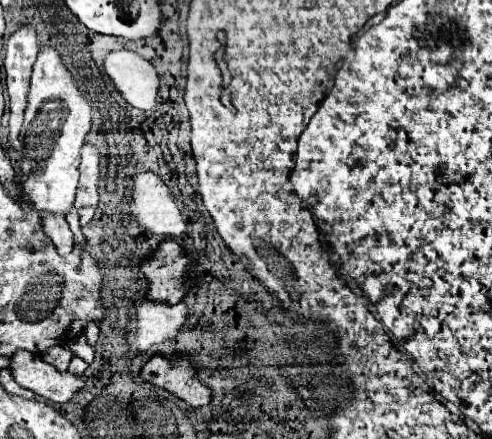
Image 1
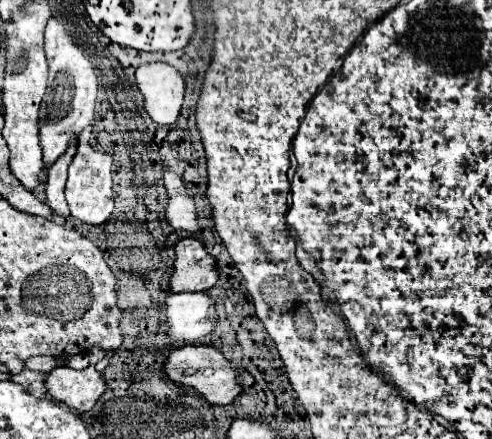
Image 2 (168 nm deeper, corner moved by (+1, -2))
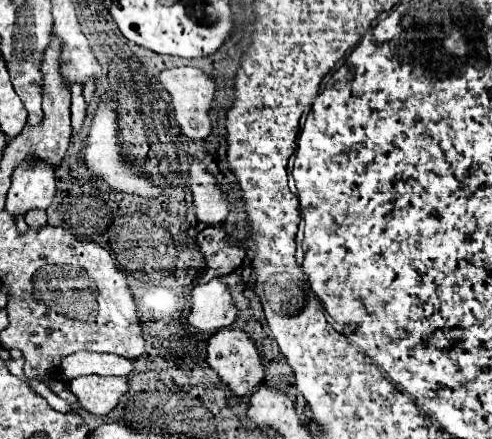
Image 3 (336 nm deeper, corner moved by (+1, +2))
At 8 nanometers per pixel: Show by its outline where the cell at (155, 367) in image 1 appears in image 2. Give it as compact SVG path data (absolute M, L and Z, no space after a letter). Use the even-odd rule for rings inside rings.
M187 345L183 349L173 349L165 363L165 371L173 383L181 383L197 389L211 405L229 405L235 401L235 397L243 393L235 367L231 365L229 359L223 357L219 349L211 345Z

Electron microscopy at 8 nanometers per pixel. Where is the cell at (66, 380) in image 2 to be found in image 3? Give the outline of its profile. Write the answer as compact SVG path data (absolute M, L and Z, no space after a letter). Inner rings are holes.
M83 375L67 383L69 391L77 397L79 405L93 415L107 415L127 391L125 377Z

